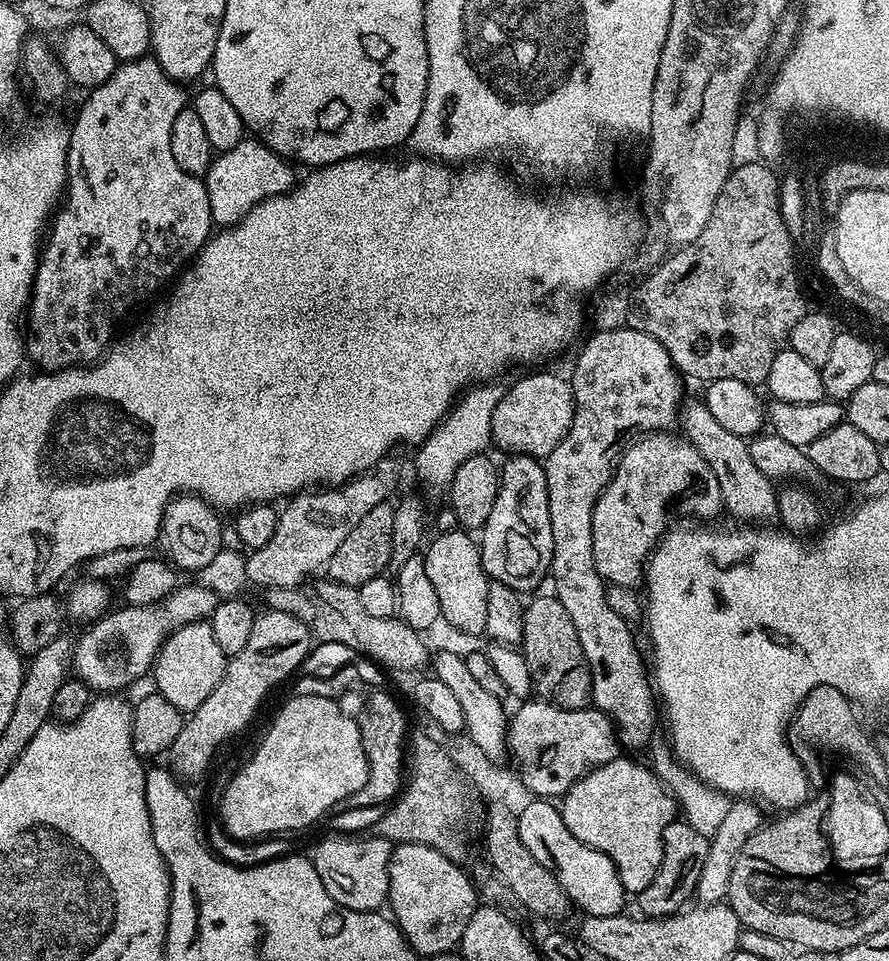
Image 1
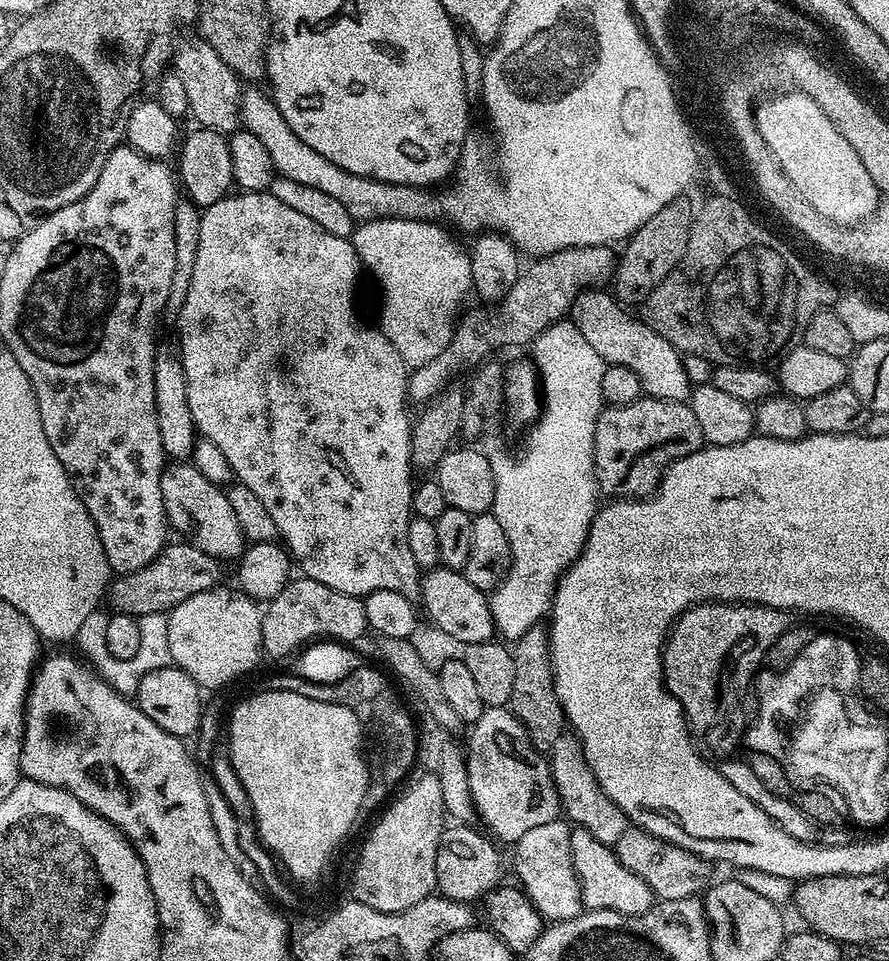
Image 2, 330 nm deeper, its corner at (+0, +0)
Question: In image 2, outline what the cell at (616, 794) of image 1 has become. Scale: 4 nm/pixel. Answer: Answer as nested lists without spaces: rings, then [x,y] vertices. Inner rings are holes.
[[[572,828],[570,834],[570,850],[576,877],[580,880],[580,889],[584,899],[585,909],[588,910],[614,910],[623,916],[641,916],[651,910],[654,897],[650,886],[638,878],[616,857],[615,847],[598,842],[594,834],[585,828]]]

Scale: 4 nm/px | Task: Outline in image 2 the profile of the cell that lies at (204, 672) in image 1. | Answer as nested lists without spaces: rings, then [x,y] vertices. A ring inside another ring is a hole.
[[[224,587],[194,594],[167,613],[172,664],[186,670],[204,690],[220,688],[246,675],[262,657],[261,605],[235,587]]]

